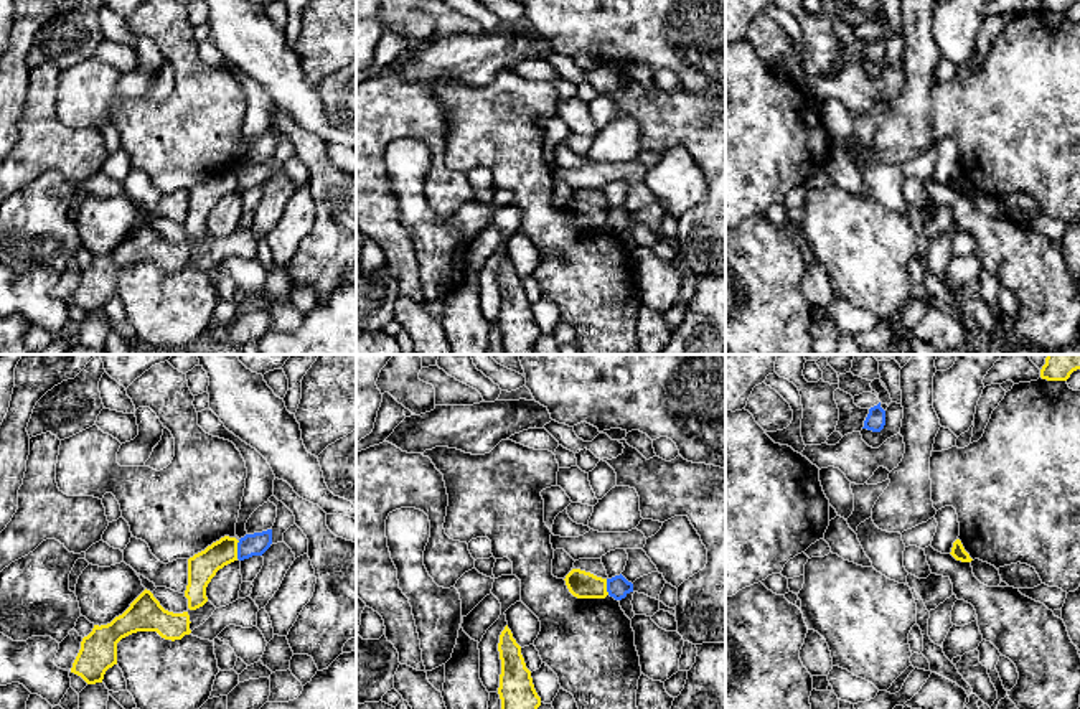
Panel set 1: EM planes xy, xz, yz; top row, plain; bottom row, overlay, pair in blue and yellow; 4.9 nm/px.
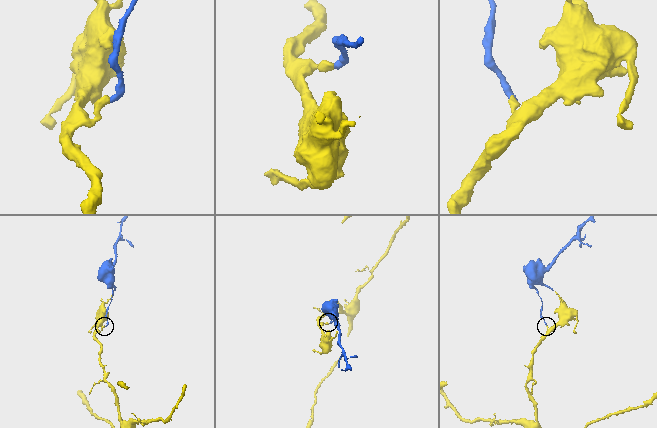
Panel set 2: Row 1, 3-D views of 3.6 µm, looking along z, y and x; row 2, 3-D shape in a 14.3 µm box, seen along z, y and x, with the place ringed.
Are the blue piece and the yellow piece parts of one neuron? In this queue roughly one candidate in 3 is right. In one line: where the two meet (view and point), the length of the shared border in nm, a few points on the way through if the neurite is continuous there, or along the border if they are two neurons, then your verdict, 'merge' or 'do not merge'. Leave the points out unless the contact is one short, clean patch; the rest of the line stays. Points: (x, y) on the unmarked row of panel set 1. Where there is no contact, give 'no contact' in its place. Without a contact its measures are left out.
contact xy (238, 180); length 90 nm; border xy (239, 172), (236, 188); do not merge

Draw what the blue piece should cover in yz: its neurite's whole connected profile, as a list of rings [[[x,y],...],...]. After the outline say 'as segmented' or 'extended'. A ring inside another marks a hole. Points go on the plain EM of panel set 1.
[[[880,33],[869,40],[869,45],[864,51],[864,58],[872,63],[880,63],[885,56],[885,41],[880,38]]]; as segmented

